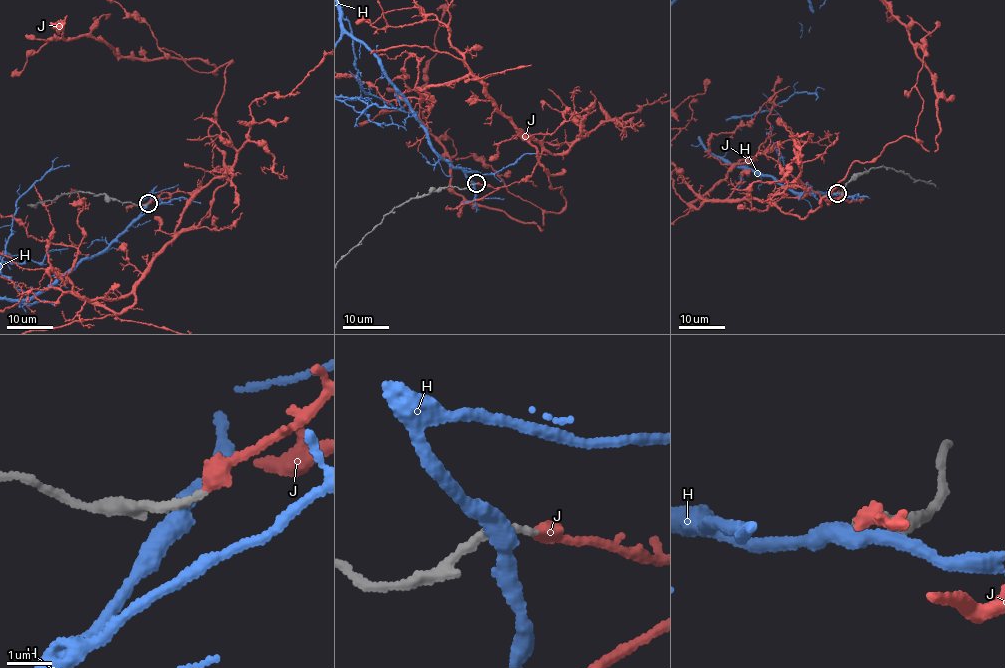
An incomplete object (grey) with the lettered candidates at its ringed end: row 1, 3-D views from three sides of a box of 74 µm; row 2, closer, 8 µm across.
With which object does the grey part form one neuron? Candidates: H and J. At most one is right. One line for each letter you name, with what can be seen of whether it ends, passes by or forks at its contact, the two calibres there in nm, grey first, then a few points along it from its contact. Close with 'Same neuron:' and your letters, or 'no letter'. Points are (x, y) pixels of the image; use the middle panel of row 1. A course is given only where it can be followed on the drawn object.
J: It ends there. Thickness 160 nm (grey) against 360 nm
Same neuron: J

